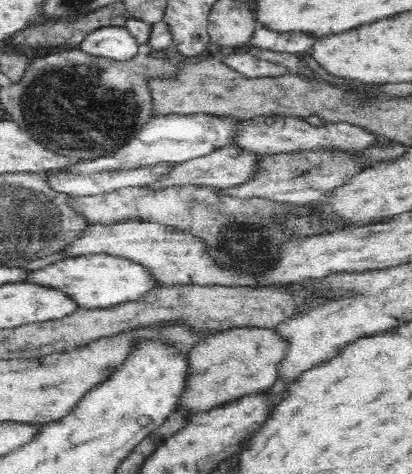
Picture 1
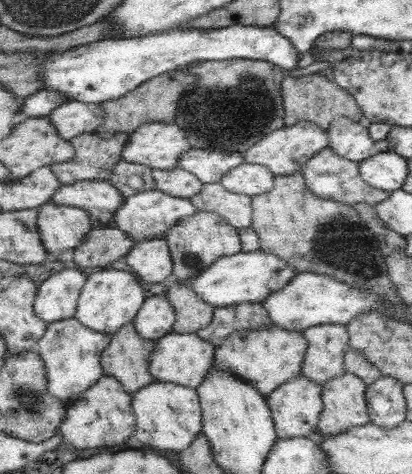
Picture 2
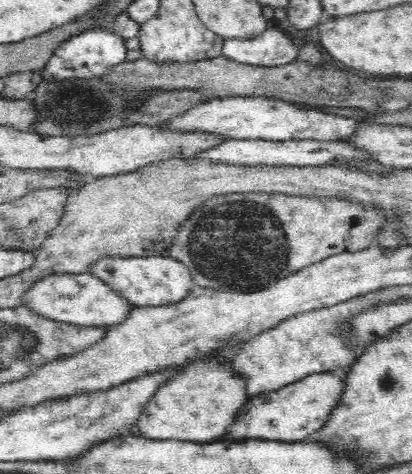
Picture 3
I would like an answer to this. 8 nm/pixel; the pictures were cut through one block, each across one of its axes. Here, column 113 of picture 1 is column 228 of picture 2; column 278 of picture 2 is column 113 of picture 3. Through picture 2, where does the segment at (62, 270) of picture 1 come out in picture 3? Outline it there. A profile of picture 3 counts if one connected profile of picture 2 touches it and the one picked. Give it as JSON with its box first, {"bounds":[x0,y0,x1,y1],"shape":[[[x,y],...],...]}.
{"bounds":[90,256,194,308],"shape":[[[146,256],[146,258],[100,258],[92,268],[90,274],[100,282],[108,284],[110,290],[120,294],[126,302],[134,308],[148,308],[148,306],[170,306],[182,302],[194,288],[194,280],[190,268],[174,258],[164,256]]]}

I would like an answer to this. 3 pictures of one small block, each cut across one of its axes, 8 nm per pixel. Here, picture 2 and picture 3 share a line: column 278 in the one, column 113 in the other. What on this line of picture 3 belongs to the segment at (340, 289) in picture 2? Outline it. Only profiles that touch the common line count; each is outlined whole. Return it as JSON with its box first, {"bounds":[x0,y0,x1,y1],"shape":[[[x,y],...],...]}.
{"bounds":[26,272,134,328],"shape":[[[90,272],[84,274],[54,274],[42,278],[26,292],[26,308],[42,318],[50,318],[54,322],[62,322],[68,326],[86,326],[86,328],[106,328],[118,326],[126,320],[128,312],[134,308],[120,294],[110,290],[108,284],[94,278]]]}

